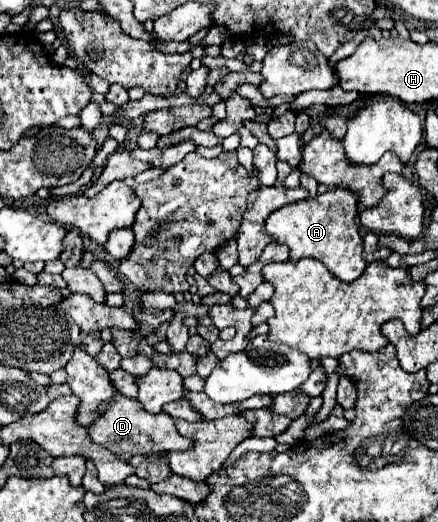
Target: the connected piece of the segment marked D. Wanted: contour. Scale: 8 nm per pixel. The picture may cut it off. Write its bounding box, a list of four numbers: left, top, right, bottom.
[89,395,195,461]

